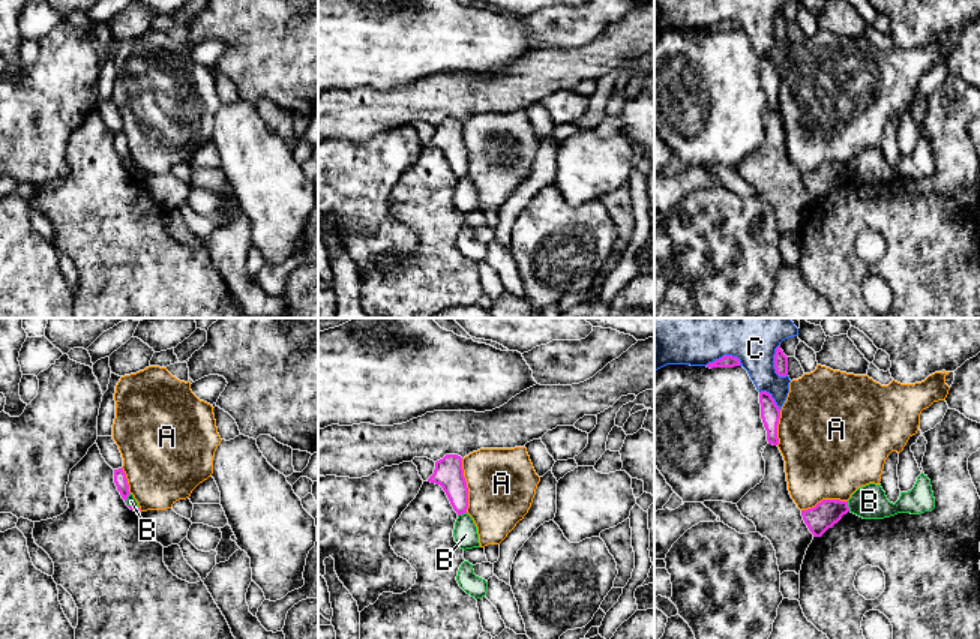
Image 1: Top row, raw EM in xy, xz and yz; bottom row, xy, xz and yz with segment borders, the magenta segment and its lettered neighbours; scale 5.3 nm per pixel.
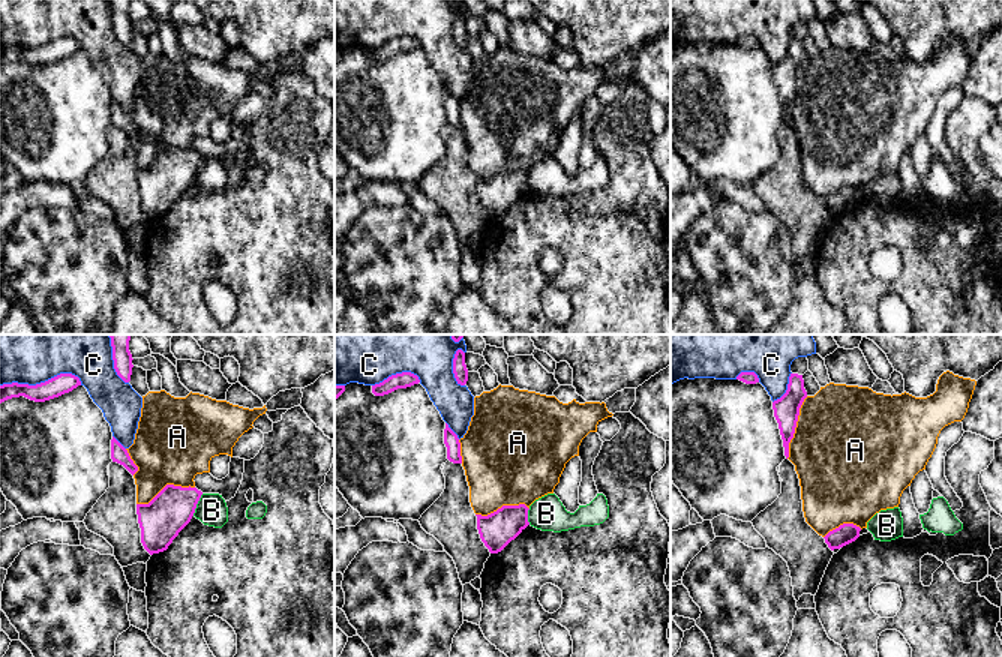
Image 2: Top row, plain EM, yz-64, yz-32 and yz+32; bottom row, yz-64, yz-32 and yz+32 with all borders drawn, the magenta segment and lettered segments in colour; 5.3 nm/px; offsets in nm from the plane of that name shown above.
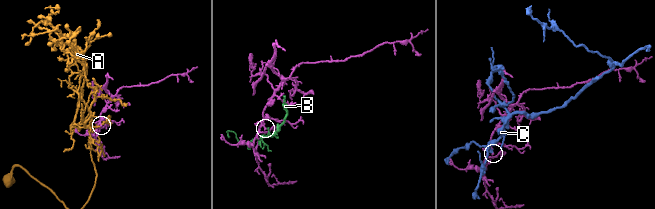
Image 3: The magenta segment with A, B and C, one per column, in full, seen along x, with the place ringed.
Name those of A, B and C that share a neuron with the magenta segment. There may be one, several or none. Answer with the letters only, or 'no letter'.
no letter

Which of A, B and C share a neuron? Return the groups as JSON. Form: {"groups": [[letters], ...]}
{"groups": [["A"], ["B"], ["C"]]}

